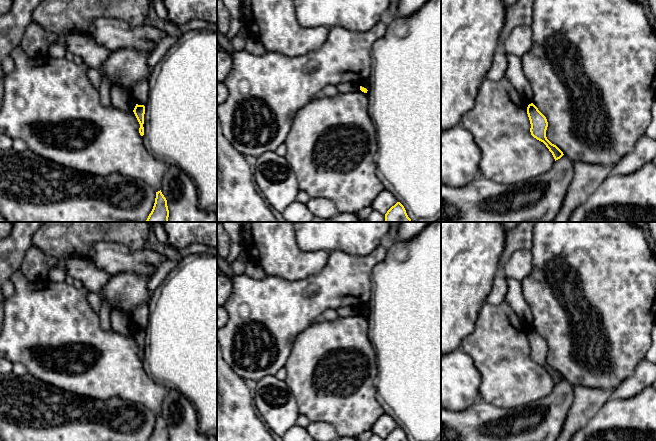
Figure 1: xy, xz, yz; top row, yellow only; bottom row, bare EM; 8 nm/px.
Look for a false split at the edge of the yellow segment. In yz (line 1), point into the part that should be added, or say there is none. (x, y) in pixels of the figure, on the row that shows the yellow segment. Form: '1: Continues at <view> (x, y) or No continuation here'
1: No continuation here

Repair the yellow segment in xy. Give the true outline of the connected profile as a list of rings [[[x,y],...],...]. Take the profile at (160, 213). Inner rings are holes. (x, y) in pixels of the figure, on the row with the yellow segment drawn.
[[[161,190],[156,192],[155,203],[145,222],[168,222],[169,210],[167,200]]]

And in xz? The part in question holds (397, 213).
[[[397,202],[385,214],[385,222],[412,222],[408,217],[404,206]]]

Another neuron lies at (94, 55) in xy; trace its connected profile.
[[[70,34],[65,39],[65,48],[69,56],[79,56],[89,68],[100,69],[111,55],[111,50],[97,44],[82,34]]]

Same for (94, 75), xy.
[[[89,68],[88,69],[88,78],[90,80],[90,82],[92,83],[92,85],[99,89],[100,85],[101,85],[101,79],[102,79],[102,73],[100,71],[100,69],[96,69],[96,68]]]

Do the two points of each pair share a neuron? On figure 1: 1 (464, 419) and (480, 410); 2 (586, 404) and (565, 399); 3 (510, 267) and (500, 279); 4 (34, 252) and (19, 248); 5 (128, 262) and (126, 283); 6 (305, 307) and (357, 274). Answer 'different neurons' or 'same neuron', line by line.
1: same neuron
2: different neurons
3: different neurons
4: different neurons
5: different neurons
6: same neuron

